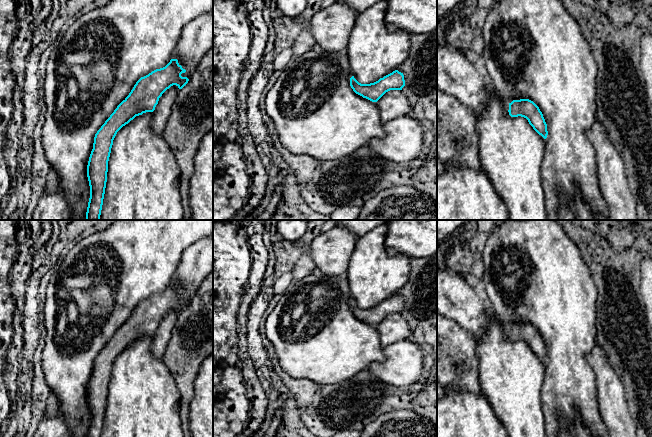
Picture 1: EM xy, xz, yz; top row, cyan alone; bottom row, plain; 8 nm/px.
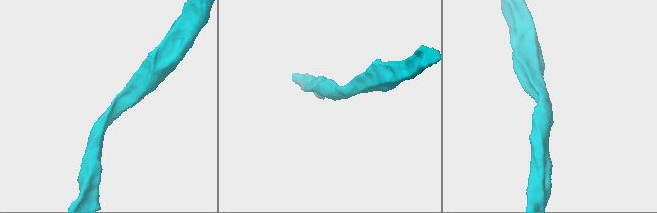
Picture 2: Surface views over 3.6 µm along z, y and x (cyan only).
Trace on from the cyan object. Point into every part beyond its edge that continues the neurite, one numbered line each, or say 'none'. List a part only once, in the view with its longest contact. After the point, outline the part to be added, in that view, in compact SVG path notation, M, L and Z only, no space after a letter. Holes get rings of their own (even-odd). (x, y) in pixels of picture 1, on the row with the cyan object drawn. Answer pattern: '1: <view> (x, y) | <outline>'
none

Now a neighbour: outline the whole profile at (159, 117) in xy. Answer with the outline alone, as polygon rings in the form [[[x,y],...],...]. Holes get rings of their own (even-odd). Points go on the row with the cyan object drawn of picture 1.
[[[173,85],[159,98],[158,104],[151,114],[151,129],[155,133],[163,134],[179,90],[178,86]]]

